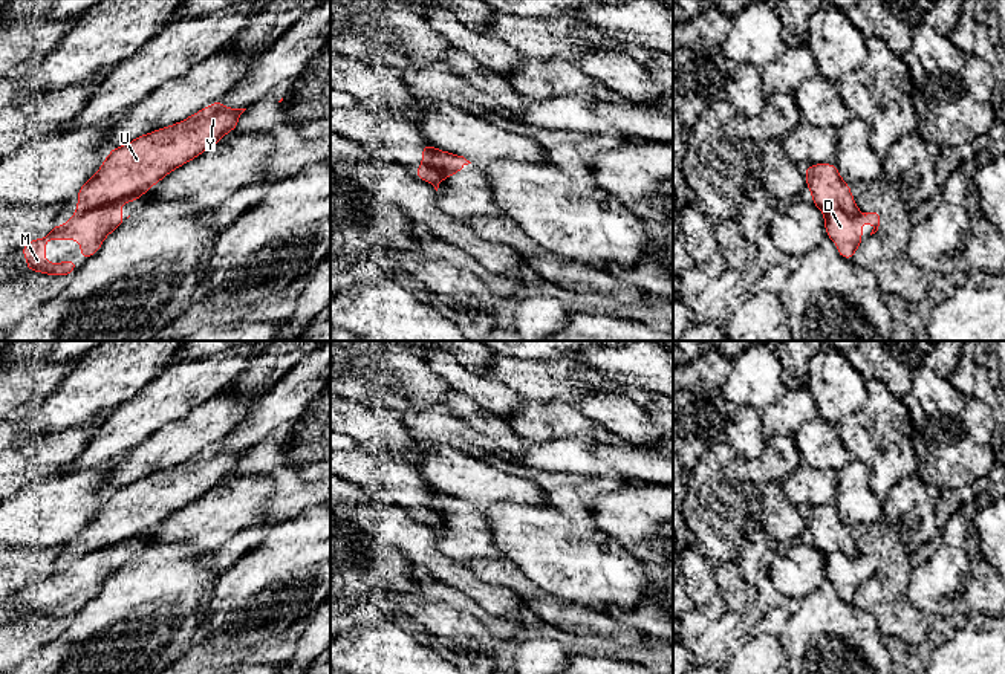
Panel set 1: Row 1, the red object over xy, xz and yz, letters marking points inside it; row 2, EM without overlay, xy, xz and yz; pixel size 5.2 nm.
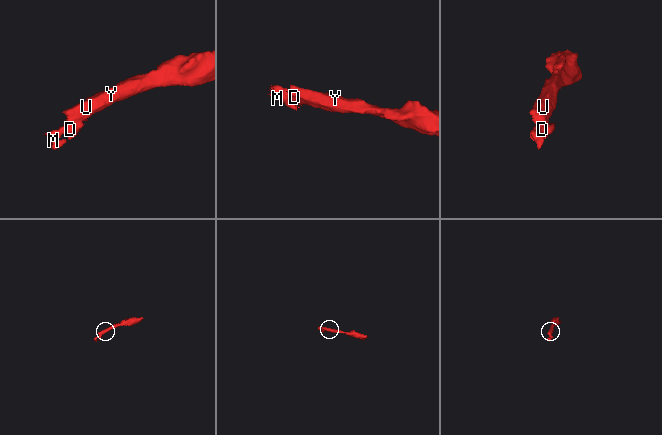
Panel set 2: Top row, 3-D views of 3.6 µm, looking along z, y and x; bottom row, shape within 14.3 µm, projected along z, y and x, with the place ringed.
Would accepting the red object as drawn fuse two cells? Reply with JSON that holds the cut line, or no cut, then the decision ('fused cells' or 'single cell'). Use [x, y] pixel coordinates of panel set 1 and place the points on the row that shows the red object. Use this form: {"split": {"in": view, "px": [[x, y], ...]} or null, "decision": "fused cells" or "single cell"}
{"split": {"in": "xy", "px": [[124, 199], [80, 210]]}, "decision": "fused cells"}

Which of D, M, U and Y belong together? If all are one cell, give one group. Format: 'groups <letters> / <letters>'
groups D M / U Y

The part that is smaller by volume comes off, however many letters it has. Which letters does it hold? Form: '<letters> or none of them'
D, M

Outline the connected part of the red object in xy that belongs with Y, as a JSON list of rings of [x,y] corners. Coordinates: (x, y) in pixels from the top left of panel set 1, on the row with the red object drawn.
[[[219,99],[177,124],[112,148],[96,174],[76,194],[81,211],[145,194],[168,173],[236,130],[245,110],[226,109]]]

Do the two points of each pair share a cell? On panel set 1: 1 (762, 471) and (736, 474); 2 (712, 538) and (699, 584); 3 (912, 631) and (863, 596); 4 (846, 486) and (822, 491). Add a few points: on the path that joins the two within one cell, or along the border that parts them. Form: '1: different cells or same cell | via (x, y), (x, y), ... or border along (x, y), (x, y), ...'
1: same cell | via (756, 471), (742, 471)
2: different cells | border along (690, 541), (713, 566)
3: same cell | via (900, 619), (875, 602)
4: different cells | border along (837, 471), (837, 502), (834, 505)

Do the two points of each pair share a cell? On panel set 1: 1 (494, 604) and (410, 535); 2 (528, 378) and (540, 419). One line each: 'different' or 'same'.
1: same
2: different

